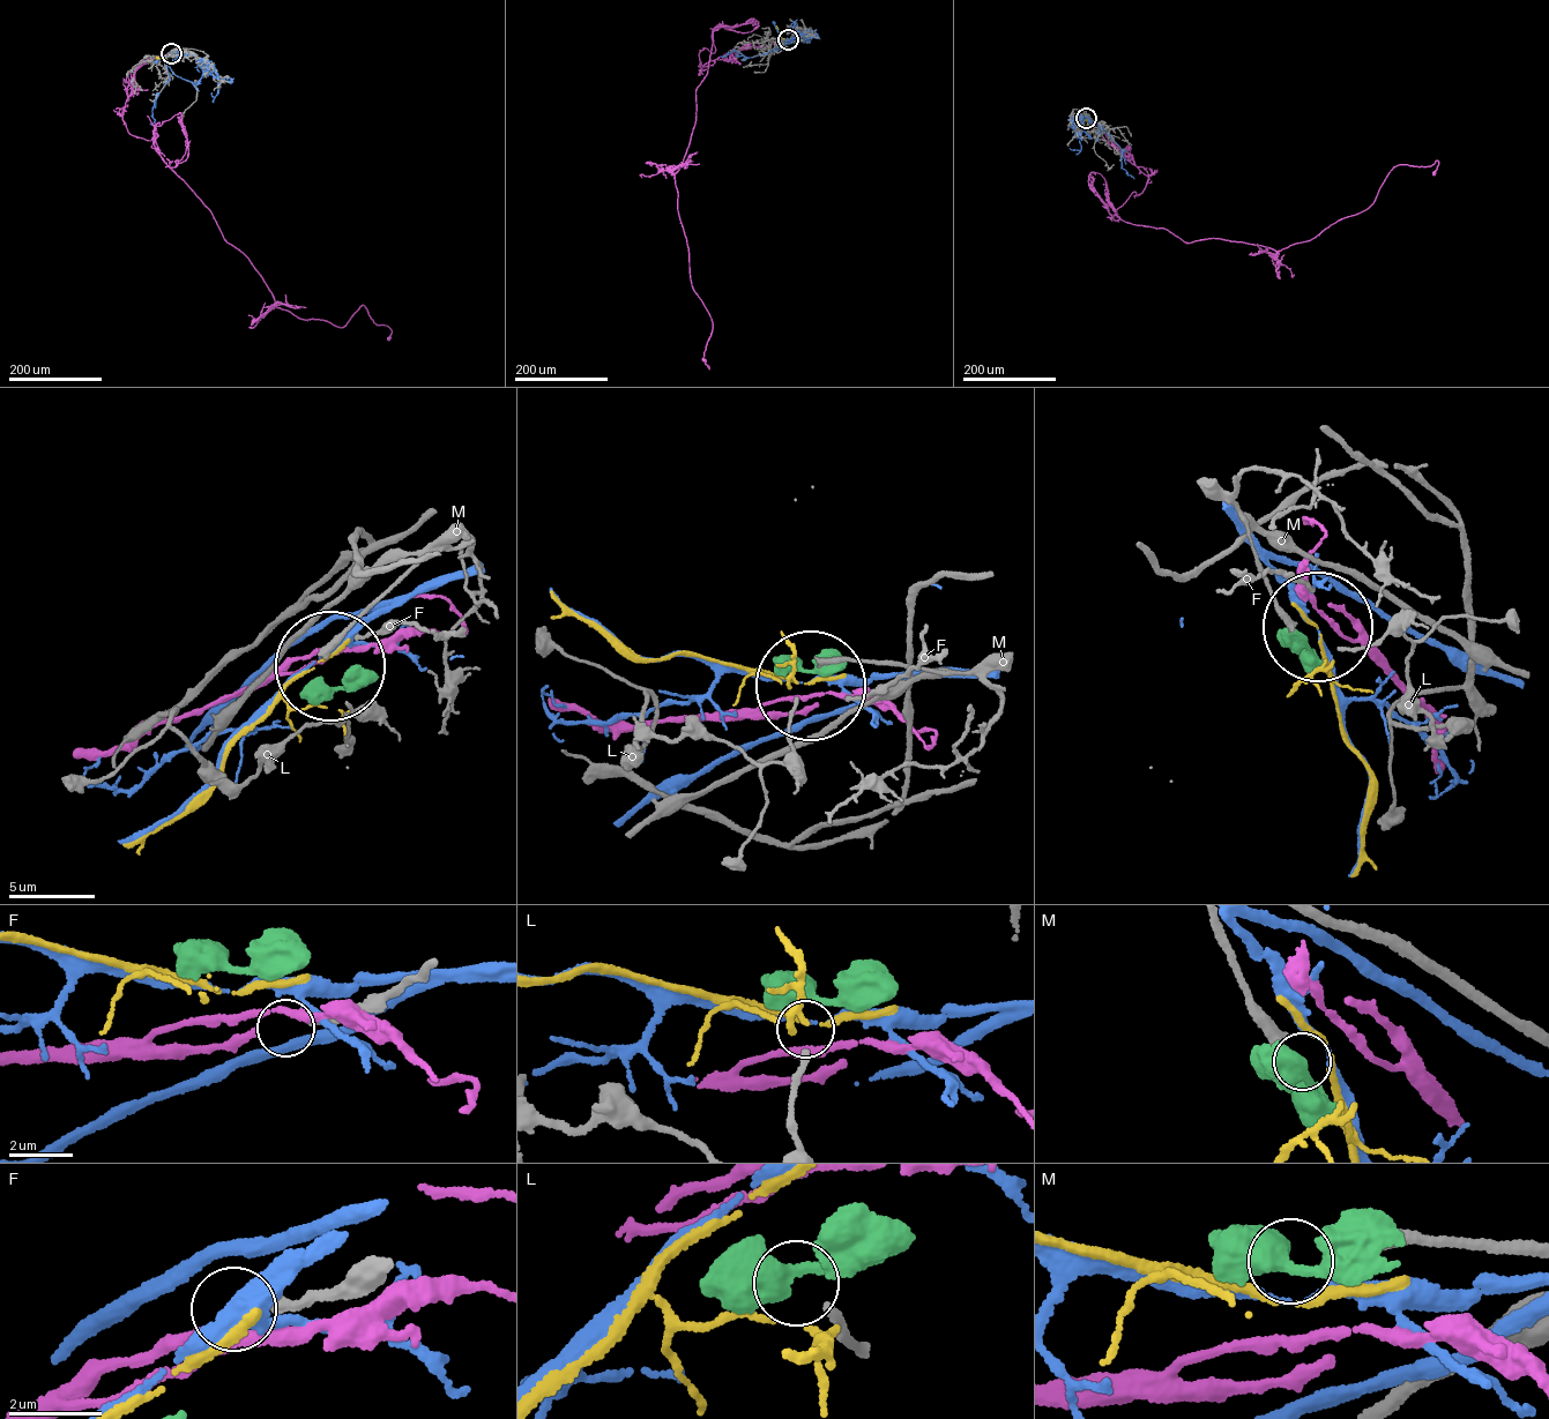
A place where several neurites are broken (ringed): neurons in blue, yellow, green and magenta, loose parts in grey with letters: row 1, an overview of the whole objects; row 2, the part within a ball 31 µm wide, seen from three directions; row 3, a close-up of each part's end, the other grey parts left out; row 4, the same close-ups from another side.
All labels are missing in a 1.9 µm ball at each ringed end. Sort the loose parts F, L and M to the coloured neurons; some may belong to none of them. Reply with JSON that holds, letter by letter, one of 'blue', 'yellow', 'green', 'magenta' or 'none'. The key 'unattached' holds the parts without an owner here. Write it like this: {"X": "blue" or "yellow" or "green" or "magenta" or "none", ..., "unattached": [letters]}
{"F": "magenta", "L": "green", "M": "none", "unattached": ["M"]}

